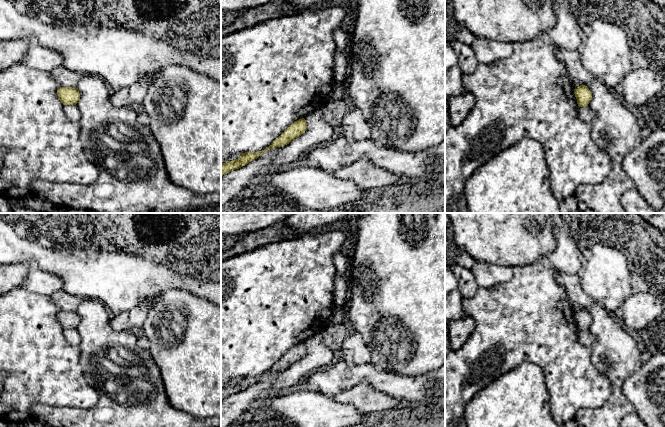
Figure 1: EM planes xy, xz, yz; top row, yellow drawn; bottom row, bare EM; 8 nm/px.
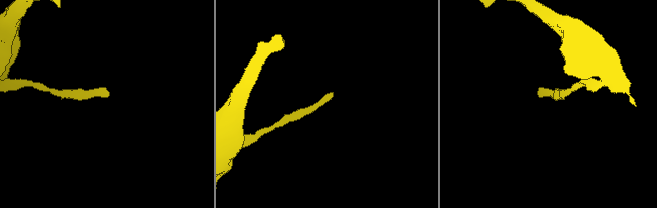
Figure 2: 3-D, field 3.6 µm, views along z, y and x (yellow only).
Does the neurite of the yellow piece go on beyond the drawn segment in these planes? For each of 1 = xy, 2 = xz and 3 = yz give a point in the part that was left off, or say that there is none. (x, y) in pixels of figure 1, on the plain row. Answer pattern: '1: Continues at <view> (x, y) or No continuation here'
1: No continuation here
2: No continuation here
3: No continuation here

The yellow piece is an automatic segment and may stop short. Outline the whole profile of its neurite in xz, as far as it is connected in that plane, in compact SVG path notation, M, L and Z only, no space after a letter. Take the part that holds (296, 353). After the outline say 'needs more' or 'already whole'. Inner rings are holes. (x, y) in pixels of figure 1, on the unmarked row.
M301 342L292 347L278 362L276 362L269 371L259 376L245 376L234 384L221 387L221 401L233 394L239 393L247 389L250 385L257 383L264 375L268 375L275 371L281 371L289 368L295 362L301 360L307 352L306 344Z; already whole

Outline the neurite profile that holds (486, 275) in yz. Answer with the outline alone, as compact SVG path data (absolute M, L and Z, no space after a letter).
M477 262L471 272L478 287L489 288L510 281L514 275L514 268Z

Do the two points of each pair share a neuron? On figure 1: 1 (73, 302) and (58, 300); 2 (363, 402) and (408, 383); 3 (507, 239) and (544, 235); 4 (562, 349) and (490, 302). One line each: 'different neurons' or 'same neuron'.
1: same neuron
2: different neurons
3: same neuron
4: same neuron

